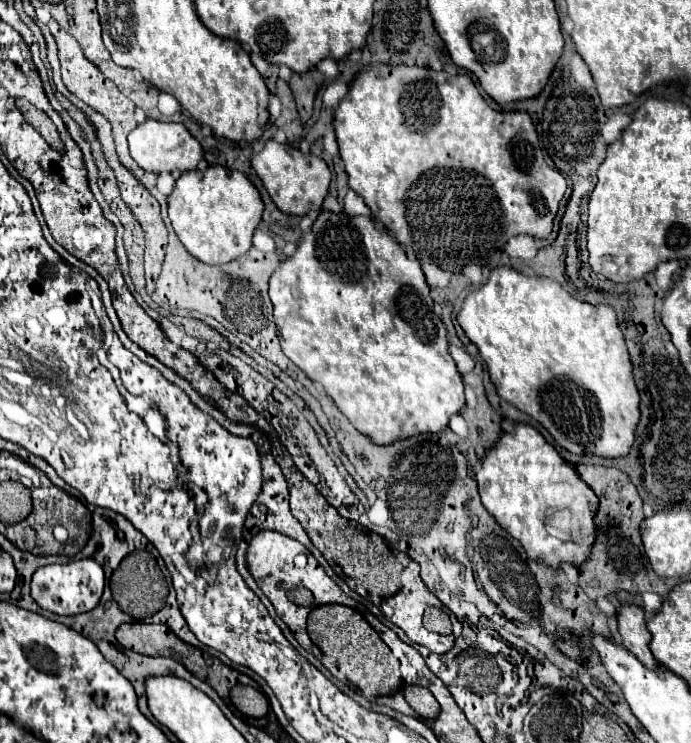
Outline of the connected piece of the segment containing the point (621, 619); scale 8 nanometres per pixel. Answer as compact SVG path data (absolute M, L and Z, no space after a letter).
M625 604L625 606L621 606L621 610L617 614L617 622L619 622L619 638L621 638L623 646L633 656L637 656L645 668L657 670L659 664L649 650L651 634L647 630L645 612L633 604Z

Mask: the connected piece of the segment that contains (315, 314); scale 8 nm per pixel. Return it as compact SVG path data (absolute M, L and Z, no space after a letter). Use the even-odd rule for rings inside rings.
M321 212L319 218L313 224L313 232L305 234L297 246L295 256L281 260L277 272L269 280L269 296L275 306L275 324L277 334L281 342L283 354L299 366L313 382L321 384L327 396L337 404L337 408L349 418L349 422L365 434L373 444L377 446L389 446L395 440L405 440L415 434L427 434L427 432L441 432L447 428L449 418L453 414L459 414L465 406L465 394L463 394L463 382L461 374L455 368L453 358L447 352L447 338L445 338L445 324L441 318L433 312L433 300L429 296L429 286L425 282L425 274L417 260L409 260L405 250L399 246L399 242L389 234L375 228L375 222L365 216L349 216L339 214L339 218L333 218L329 212Z

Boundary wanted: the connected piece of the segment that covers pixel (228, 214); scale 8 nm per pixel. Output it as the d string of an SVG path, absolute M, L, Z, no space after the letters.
M221 166L181 174L167 202L169 220L181 244L205 264L227 264L245 254L263 214L263 200L247 176Z

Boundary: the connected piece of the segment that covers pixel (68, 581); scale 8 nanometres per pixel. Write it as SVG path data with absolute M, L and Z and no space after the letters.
M89 558L67 562L67 564L49 564L39 568L31 580L31 596L43 608L59 616L73 616L93 610L103 594L105 574L103 568Z

